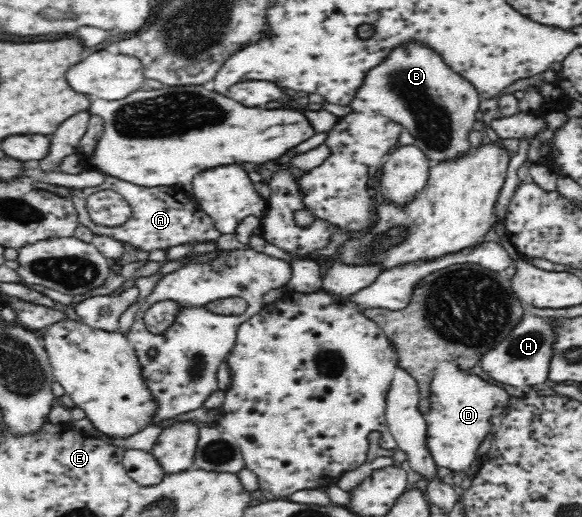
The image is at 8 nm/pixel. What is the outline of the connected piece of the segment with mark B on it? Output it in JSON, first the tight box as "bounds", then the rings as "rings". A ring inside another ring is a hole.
{"bounds":[348,41,481,166],"rings":[[[417,41],[401,44],[397,50],[393,50],[393,54],[385,56],[378,66],[369,70],[360,90],[348,105],[353,112],[361,111],[361,114],[367,116],[381,116],[405,126],[416,138],[414,145],[425,153],[431,162],[430,166],[433,166],[437,162],[455,160],[472,150],[468,138],[473,130],[473,122],[476,121],[475,112],[479,110],[481,98],[477,89],[469,86],[469,82],[459,73],[453,74],[453,69],[449,65],[445,66],[445,61],[441,62],[441,58],[433,54],[433,49],[429,50],[429,46],[417,44]]]}

